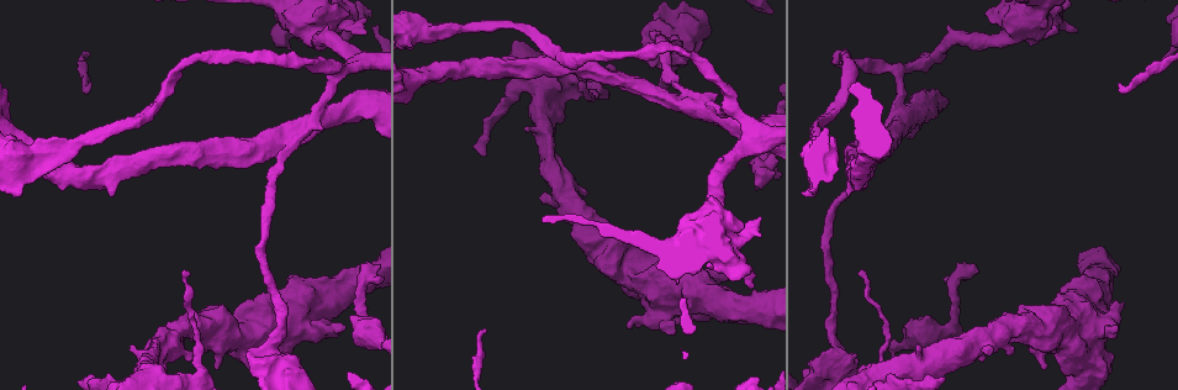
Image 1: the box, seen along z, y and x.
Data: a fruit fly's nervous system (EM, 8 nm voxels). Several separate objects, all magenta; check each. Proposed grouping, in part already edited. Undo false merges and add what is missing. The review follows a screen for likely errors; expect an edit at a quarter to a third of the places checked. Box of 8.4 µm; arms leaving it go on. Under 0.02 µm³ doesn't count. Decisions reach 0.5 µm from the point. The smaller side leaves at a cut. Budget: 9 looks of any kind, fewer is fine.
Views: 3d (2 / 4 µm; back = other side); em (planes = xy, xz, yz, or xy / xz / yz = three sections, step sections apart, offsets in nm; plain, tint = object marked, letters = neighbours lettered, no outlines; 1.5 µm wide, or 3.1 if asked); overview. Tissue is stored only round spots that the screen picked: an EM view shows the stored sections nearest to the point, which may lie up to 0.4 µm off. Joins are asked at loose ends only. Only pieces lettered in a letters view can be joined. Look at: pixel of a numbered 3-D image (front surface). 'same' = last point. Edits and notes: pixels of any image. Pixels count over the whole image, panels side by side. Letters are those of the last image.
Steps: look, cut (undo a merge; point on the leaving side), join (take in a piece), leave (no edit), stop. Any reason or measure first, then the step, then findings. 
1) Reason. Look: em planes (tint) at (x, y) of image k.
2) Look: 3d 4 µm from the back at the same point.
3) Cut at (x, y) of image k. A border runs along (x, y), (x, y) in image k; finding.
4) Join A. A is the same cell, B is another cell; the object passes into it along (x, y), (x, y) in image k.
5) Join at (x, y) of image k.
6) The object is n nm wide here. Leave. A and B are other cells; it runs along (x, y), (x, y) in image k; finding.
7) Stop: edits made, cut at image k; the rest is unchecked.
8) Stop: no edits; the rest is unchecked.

An open end. Look: 3d 4 µm at (670, 332) of image 1.

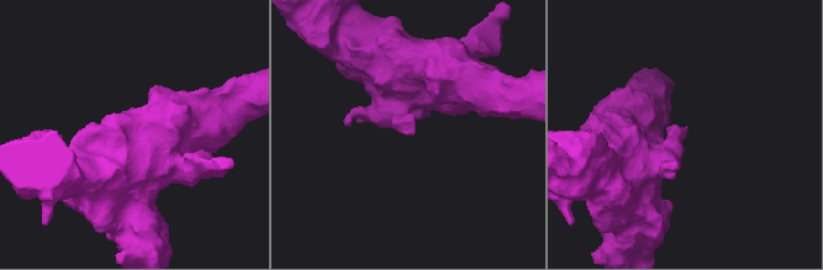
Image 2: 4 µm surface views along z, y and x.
Now the EM. Look: em xy step 8 (letters) at (406, 132) of image 2.

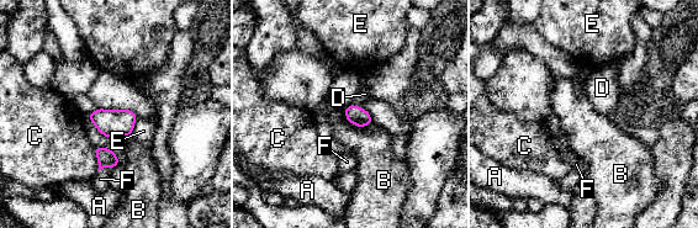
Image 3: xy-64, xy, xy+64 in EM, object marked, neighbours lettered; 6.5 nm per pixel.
Join D. D is the same cell, A, B, C, E and F are other cells; the object passes into it along (360, 117), (359, 107), (365, 94) in image 3; it goes on there.

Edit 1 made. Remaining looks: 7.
Branch stops here. Look: 3d 4 µm at (759, 219) of image 1.

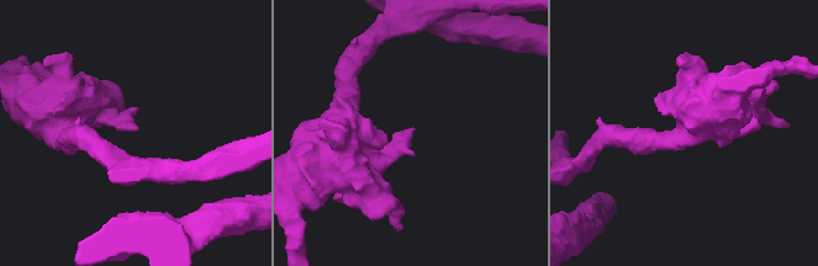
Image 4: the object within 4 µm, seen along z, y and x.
Need the tissue. Look: em planes (letters) at (413, 131) of image 4.

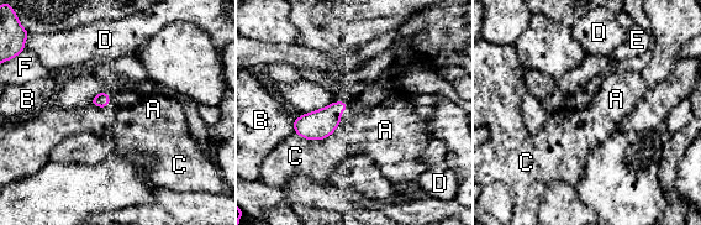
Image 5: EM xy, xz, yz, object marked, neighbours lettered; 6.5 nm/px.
Leave. A, B, C, D, E and F are other cells; a border runs along (341, 121), (338, 125) in image 5; no lettered piece goes on from it.

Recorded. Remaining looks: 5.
Branch stops here. Look: 3d 4 µm at (362, 266) of image 1.

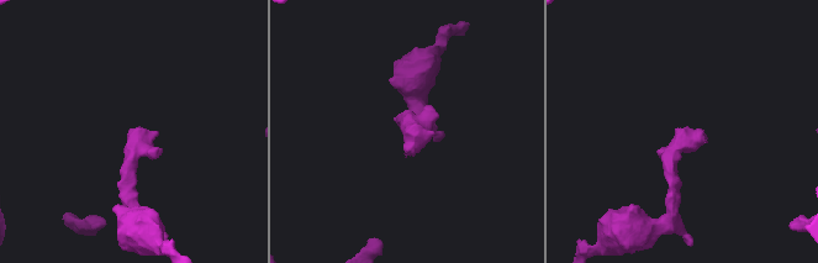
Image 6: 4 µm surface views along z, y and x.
Need the tissue. Look: em planes (plain) at (405, 150) of image 6.

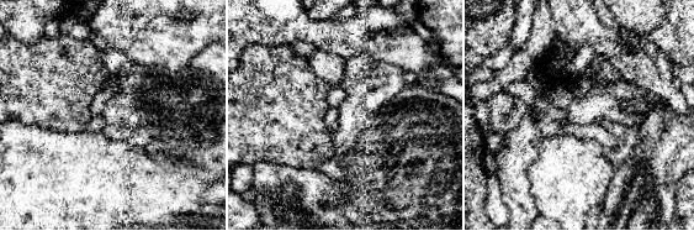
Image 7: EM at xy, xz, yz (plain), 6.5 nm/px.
See the neighbours. Look: em planes (letters) at the same point.

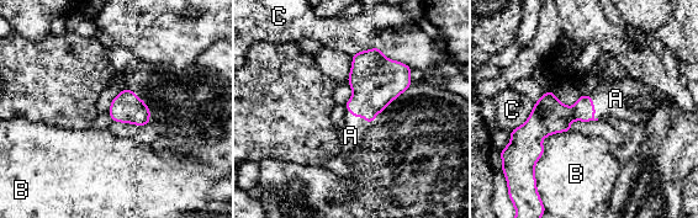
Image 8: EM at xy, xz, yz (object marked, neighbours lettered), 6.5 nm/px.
Join A. A is the same cell, B and C are other cells; the neuron continues.

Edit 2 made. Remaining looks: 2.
Stop: edits made, join at image 3, join at image 8; the rest is unchecked.

